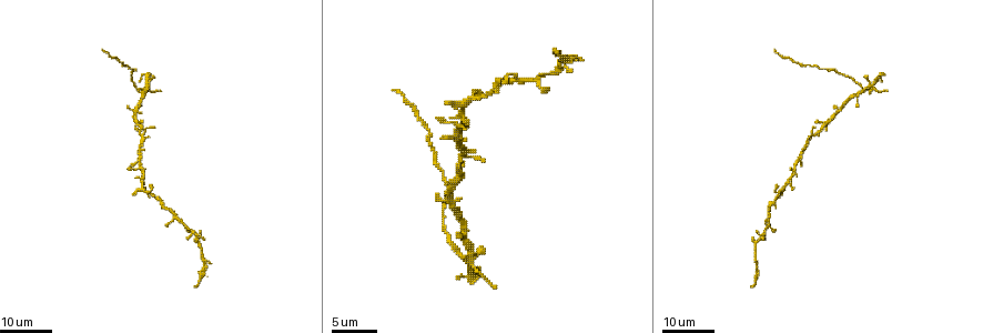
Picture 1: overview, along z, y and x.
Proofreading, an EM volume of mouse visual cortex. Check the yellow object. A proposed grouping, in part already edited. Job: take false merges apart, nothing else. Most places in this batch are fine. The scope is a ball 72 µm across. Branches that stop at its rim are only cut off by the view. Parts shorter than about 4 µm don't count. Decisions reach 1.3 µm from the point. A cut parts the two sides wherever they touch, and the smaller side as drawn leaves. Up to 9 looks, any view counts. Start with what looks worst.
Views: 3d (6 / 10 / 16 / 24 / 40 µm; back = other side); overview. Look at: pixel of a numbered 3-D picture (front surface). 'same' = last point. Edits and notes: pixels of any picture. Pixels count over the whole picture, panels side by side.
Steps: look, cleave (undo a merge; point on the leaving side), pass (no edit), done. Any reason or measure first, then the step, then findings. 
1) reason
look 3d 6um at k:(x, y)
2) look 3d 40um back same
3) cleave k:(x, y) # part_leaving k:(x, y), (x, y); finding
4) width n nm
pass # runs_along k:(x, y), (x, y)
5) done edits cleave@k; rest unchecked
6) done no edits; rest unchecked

thin arm on a thick one
look 3d 16um at 1:(531, 80)

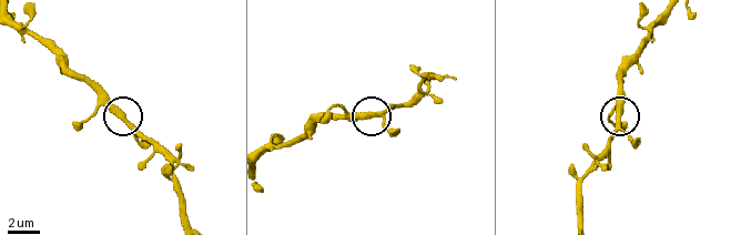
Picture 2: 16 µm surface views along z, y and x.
look 3d 10um at 2:(617, 116)

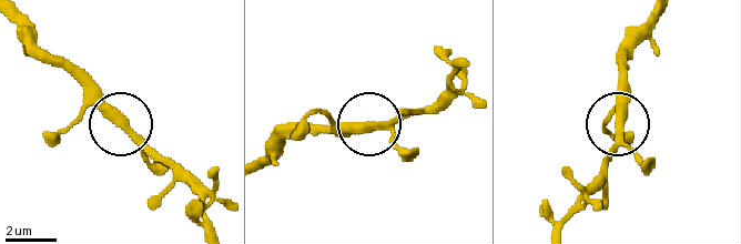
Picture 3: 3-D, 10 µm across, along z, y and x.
zoom in
look 3d 6um at 3:(125, 125)

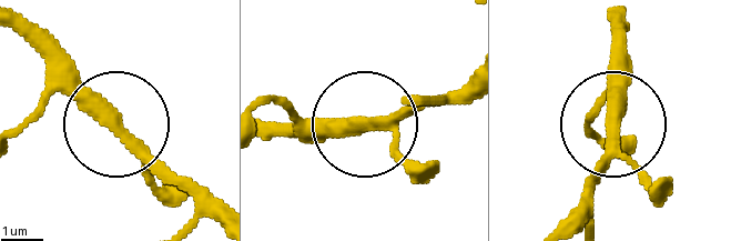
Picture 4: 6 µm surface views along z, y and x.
arms 3
pass # all the same neuron

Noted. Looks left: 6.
four arms meet
look 3d 16um at 1:(558, 63)

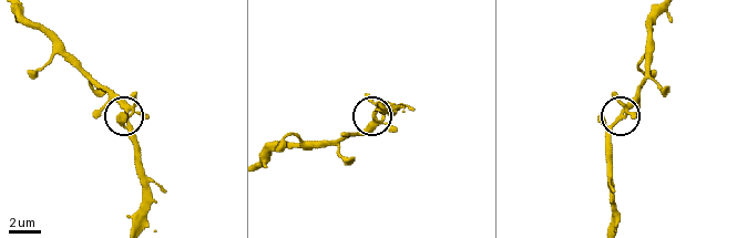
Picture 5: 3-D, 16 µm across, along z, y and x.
closer look
look 3d 6um at 5:(623, 117)

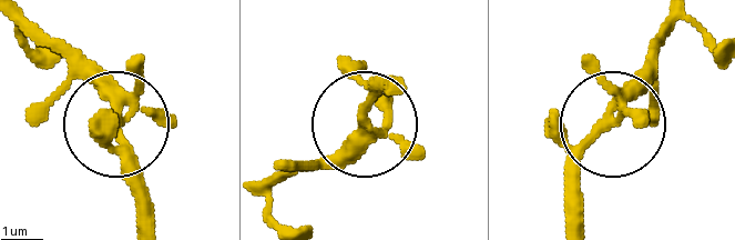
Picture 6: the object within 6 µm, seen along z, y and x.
arms 4
pass # one neuron here

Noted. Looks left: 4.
thick turns thin
look 3d 24um at 1:(139, 89)

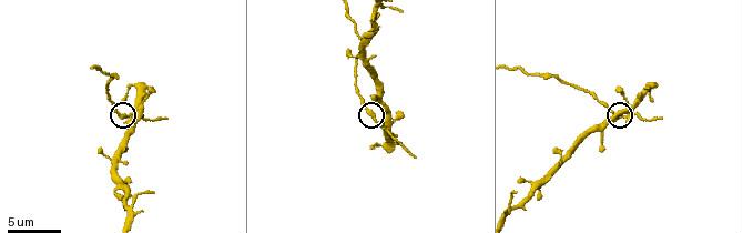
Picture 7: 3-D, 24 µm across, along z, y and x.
look 3d 6um at 7:(120, 115)

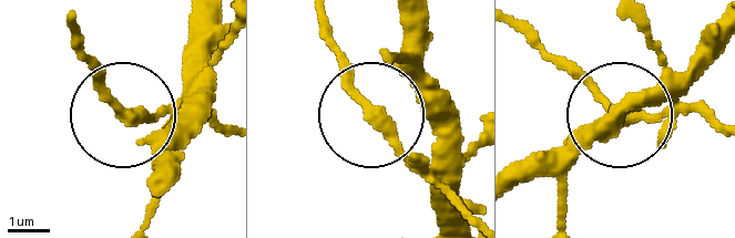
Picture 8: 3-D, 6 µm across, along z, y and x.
pass # one neuron here

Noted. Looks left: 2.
a narrow waist
look 3d 24um at 1:(424, 125)

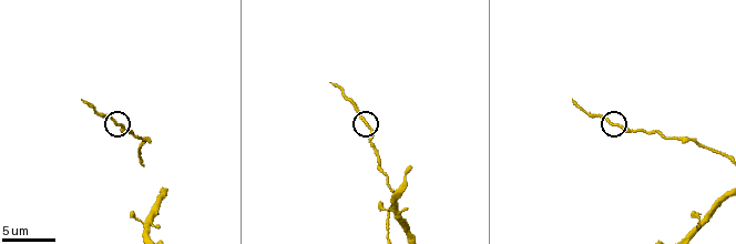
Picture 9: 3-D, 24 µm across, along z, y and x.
closer look
look 3d 10um at 9:(368, 124)

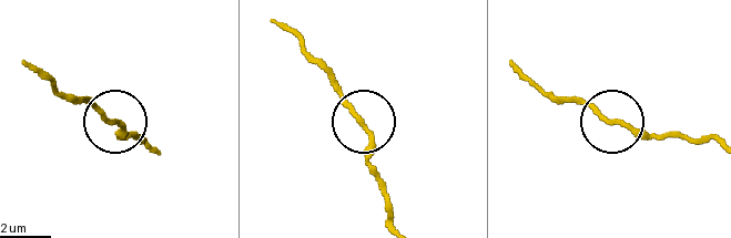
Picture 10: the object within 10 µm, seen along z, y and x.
pass # runs_along 10:(716, 141), (639, 134), (601, 120), (571, 97); one neuron here

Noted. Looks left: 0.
done no edits; rest unchecked

